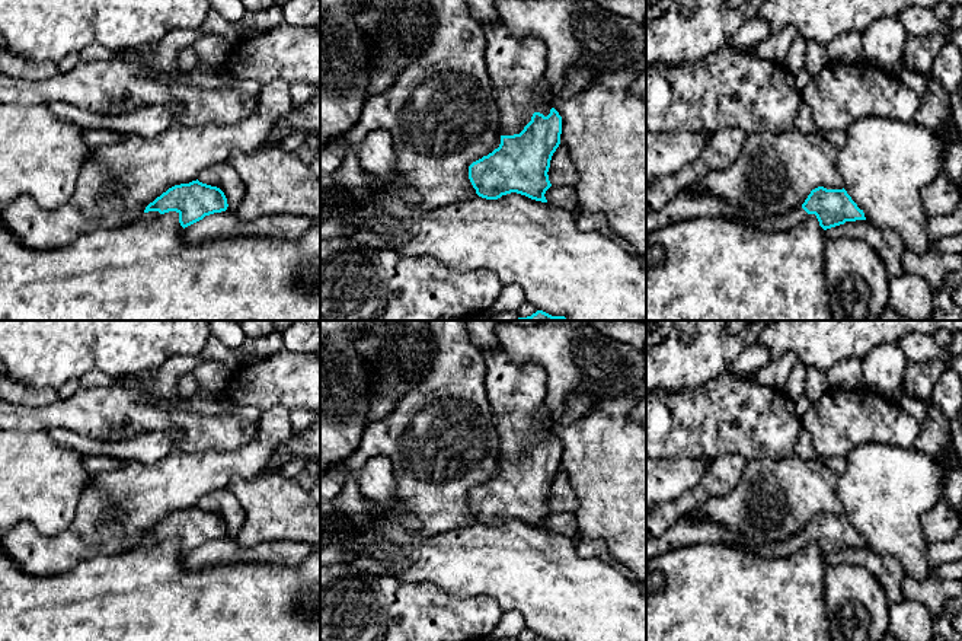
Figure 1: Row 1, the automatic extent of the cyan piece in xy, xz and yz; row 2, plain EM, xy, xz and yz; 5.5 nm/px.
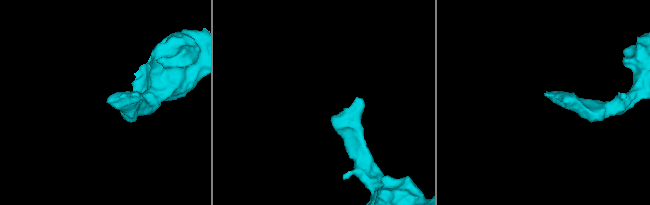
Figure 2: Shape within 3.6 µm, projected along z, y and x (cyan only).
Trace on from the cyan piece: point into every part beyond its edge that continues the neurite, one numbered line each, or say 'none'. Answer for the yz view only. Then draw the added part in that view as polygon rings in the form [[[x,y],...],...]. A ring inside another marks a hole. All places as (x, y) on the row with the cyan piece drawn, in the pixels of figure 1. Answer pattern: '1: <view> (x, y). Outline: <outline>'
1: yz (687, 204). Outline: [[[684,189],[661,210],[646,213],[646,236],[668,224],[699,217],[728,217],[760,230],[787,230],[800,224],[806,216],[802,207],[796,207],[779,216],[752,219],[710,192]]]

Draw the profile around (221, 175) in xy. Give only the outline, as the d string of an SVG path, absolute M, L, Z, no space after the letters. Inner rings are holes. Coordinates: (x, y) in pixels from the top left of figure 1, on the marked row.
M228 162L207 168L198 181L220 188L227 198L227 210L236 213L237 205L245 197L245 184Z

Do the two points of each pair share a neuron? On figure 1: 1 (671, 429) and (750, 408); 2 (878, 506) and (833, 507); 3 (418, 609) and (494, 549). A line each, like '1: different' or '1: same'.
1: same
2: different
3: different

